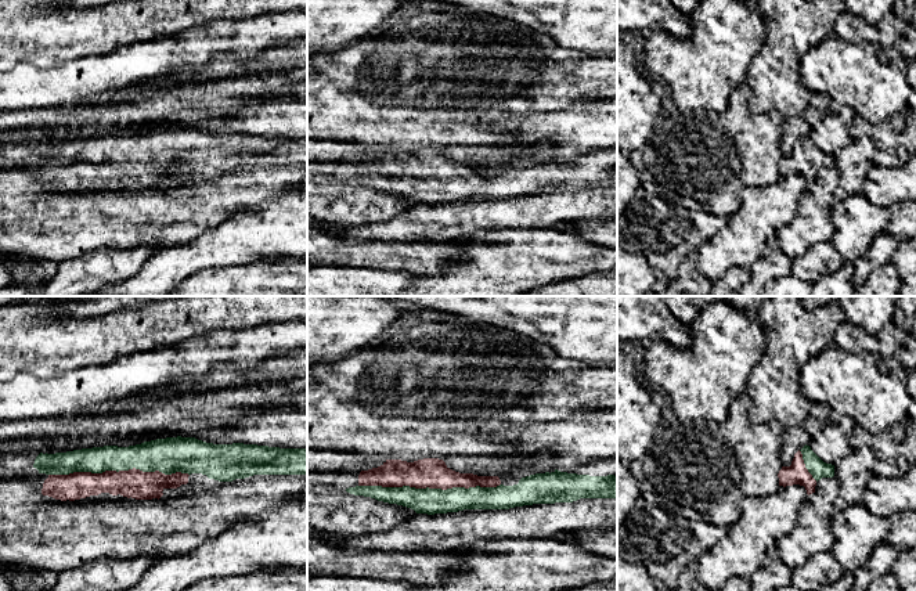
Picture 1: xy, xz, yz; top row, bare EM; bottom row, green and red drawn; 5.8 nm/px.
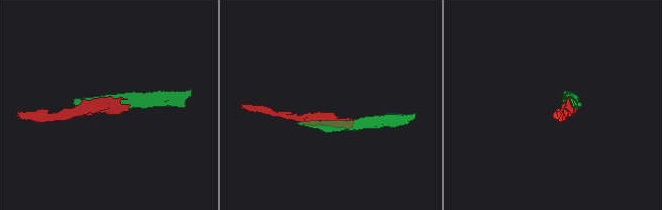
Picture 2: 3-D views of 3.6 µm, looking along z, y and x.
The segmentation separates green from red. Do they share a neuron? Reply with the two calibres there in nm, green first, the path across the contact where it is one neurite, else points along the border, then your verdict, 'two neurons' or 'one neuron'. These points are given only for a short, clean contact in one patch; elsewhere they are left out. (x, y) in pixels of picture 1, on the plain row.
calibres 150 and 180 nm; one neuron

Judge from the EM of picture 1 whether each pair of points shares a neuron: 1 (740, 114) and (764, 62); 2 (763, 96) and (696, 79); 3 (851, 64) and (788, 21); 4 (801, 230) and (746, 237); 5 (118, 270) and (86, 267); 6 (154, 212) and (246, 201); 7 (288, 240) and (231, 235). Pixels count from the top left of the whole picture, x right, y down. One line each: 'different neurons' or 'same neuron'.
1: different neurons
2: different neurons
3: different neurons
4: different neurons
5: same neuron
6: same neuron
7: same neuron

